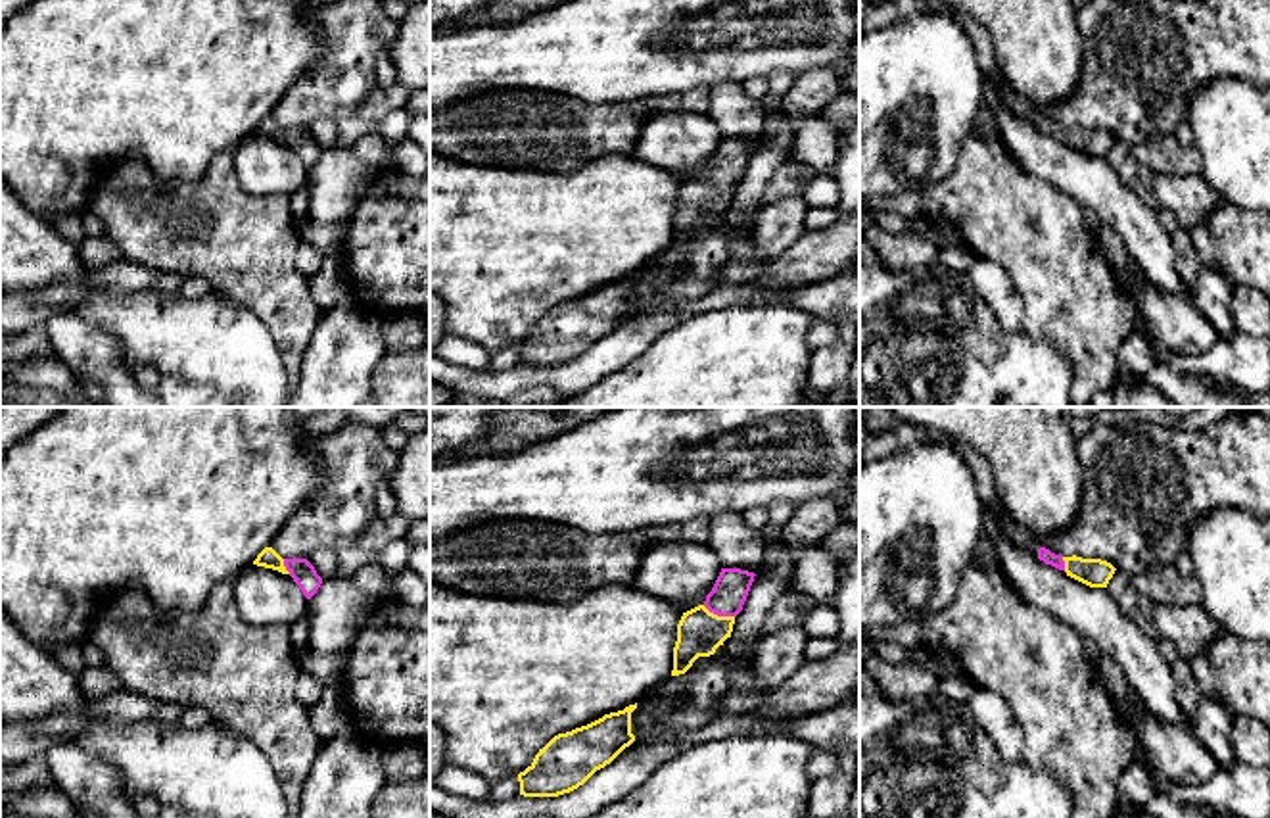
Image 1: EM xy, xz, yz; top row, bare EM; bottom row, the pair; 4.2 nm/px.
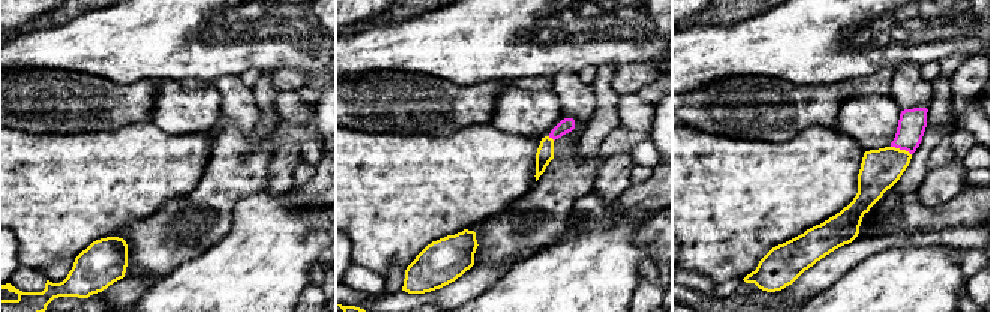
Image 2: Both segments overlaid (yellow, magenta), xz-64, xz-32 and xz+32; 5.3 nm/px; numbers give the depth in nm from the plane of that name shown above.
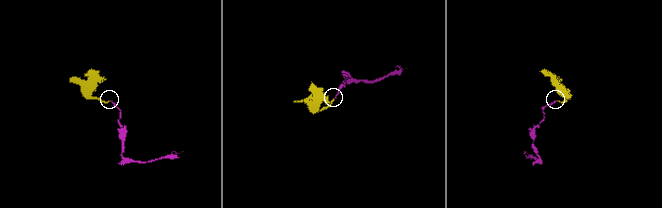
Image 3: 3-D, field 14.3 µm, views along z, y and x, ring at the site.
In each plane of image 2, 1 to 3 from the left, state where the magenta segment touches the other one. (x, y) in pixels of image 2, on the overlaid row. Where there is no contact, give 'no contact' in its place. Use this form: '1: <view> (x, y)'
1: no contact
2: xz-32 (551, 138)
3: xz+32 (902, 150)

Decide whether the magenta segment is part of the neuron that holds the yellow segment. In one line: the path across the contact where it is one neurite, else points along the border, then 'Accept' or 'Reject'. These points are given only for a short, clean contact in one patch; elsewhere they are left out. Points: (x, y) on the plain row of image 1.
Path across: xz (701, 202), (716, 185), (728, 166). Accept

